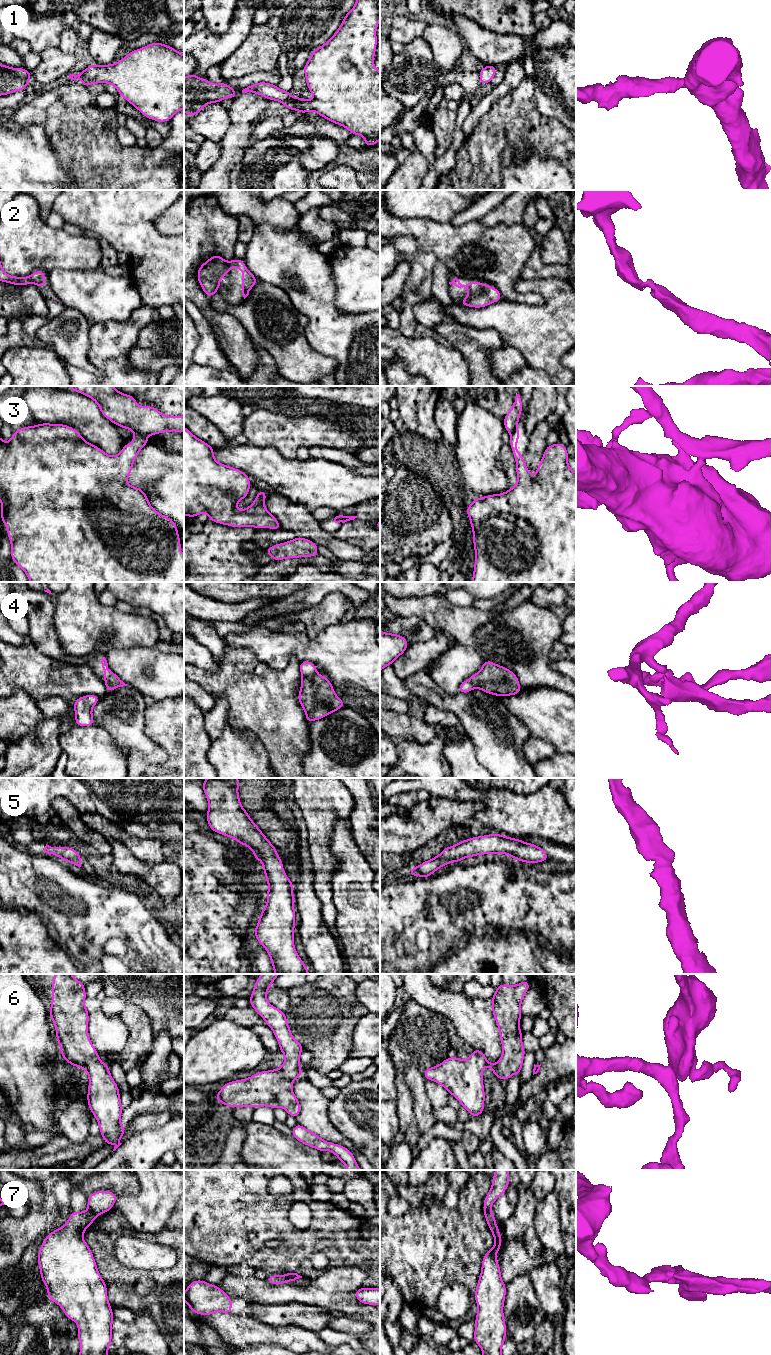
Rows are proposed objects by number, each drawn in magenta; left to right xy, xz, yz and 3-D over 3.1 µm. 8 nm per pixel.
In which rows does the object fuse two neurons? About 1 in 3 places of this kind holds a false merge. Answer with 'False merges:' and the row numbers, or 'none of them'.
False merges: 3, 4, 7

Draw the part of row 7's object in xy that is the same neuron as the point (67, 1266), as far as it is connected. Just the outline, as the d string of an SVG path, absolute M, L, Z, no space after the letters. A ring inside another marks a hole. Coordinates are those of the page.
M72 1211L68 1221L50 1232L38 1250L38 1266L42 1282L47 1287L48 1300L57 1303L64 1315L77 1323L79 1355L107 1355L112 1343L112 1323L115 1320L107 1297L107 1285L102 1279L93 1253L82 1235L95 1221L91 1211Z

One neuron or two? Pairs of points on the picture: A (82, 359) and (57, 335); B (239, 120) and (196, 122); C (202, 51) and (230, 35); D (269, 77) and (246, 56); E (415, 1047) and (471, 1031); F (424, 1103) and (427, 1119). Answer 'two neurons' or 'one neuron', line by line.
A: one neuron
B: two neurons
C: one neuron
D: two neurons
E: two neurons
F: one neuron

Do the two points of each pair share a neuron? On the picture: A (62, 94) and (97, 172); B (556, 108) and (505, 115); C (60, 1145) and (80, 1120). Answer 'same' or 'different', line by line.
A: same
B: different
C: different

